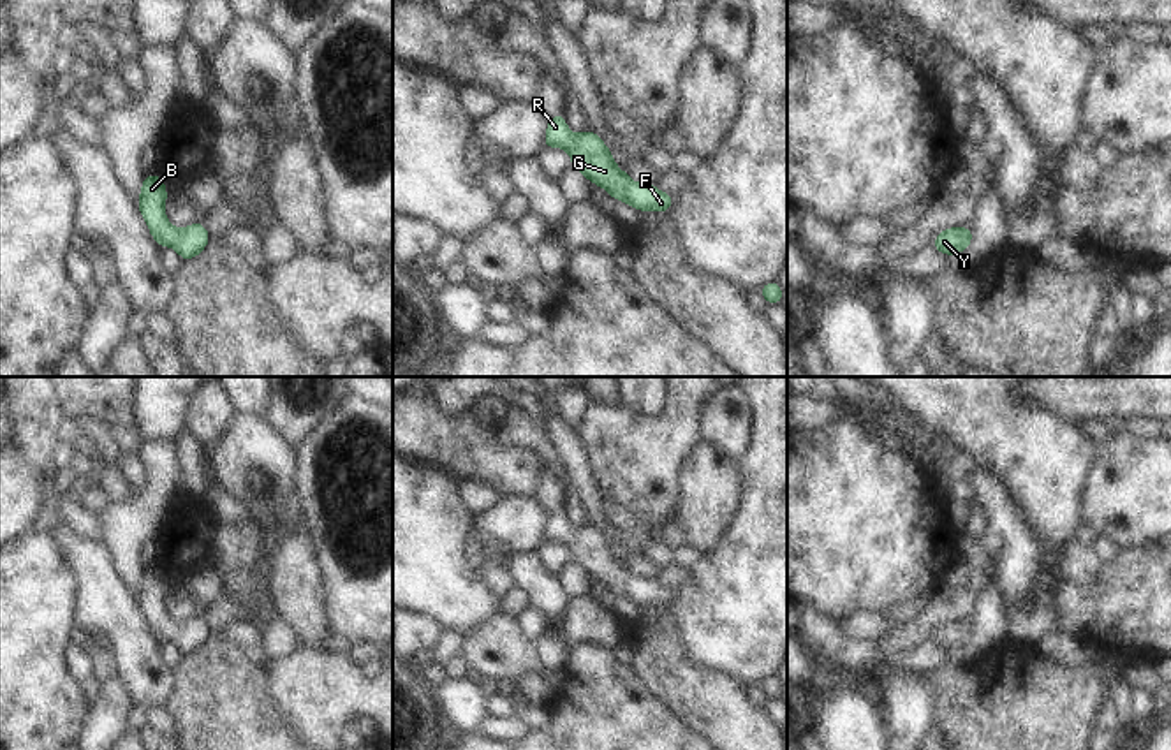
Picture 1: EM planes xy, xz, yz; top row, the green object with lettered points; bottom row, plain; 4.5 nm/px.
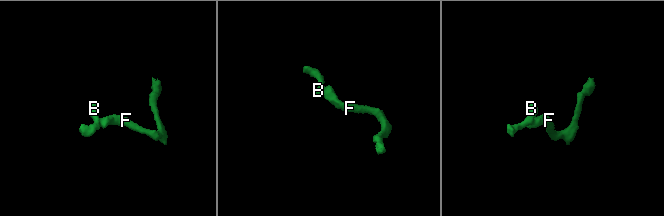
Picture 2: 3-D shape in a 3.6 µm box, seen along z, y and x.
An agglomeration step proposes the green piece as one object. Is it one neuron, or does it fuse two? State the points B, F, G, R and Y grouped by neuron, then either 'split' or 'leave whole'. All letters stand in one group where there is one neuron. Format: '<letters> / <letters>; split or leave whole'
B F G R Y; leave whole

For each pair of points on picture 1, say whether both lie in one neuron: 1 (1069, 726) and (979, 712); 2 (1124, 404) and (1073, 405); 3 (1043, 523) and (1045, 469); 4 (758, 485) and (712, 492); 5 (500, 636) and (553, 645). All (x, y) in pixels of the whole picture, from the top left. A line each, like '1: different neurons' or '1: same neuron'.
1: same neuron
2: same neuron
3: same neuron
4: different neurons
5: different neurons

